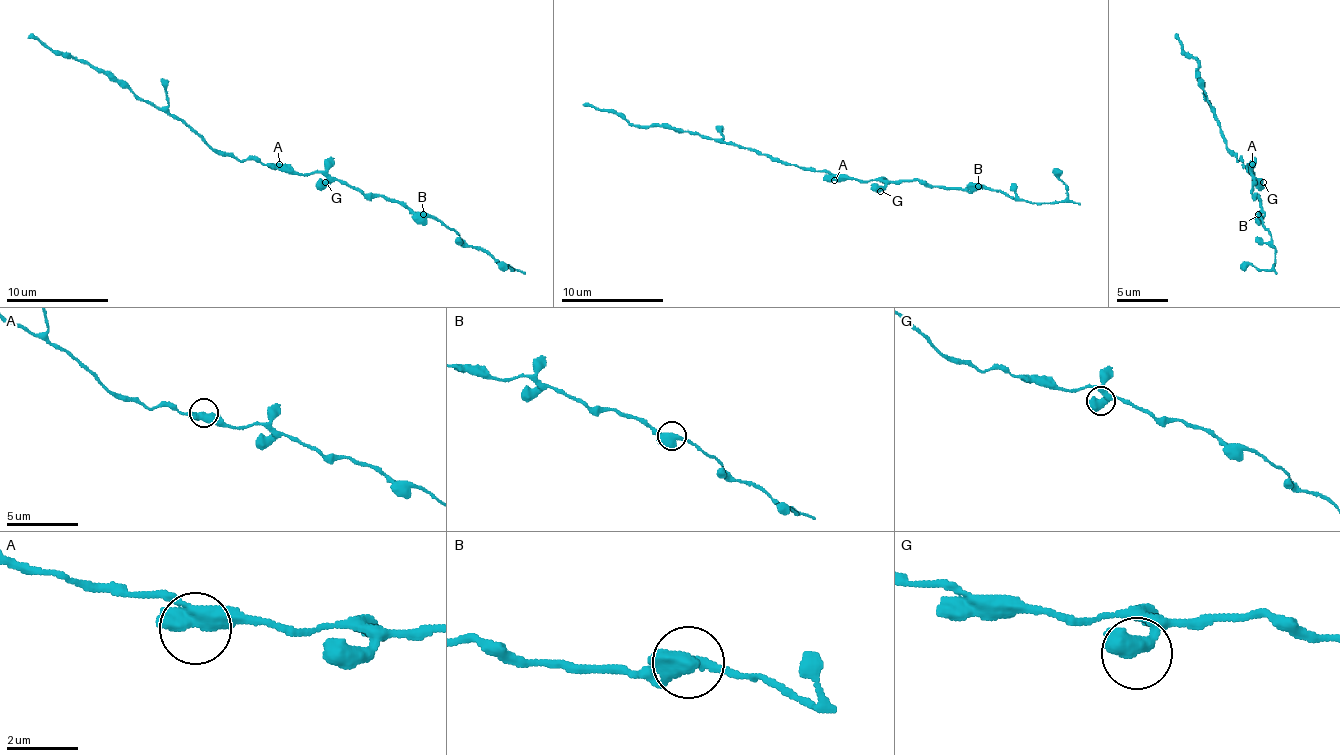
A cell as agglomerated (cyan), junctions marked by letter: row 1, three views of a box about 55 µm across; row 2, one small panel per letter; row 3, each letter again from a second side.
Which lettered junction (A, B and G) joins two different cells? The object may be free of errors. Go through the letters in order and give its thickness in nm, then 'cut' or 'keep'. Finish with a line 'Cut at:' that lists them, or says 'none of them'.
A: calibre 500 nm; keep
B: calibre 500 nm; keep
G: calibre 480 nm; keep
Cut at: none of them

